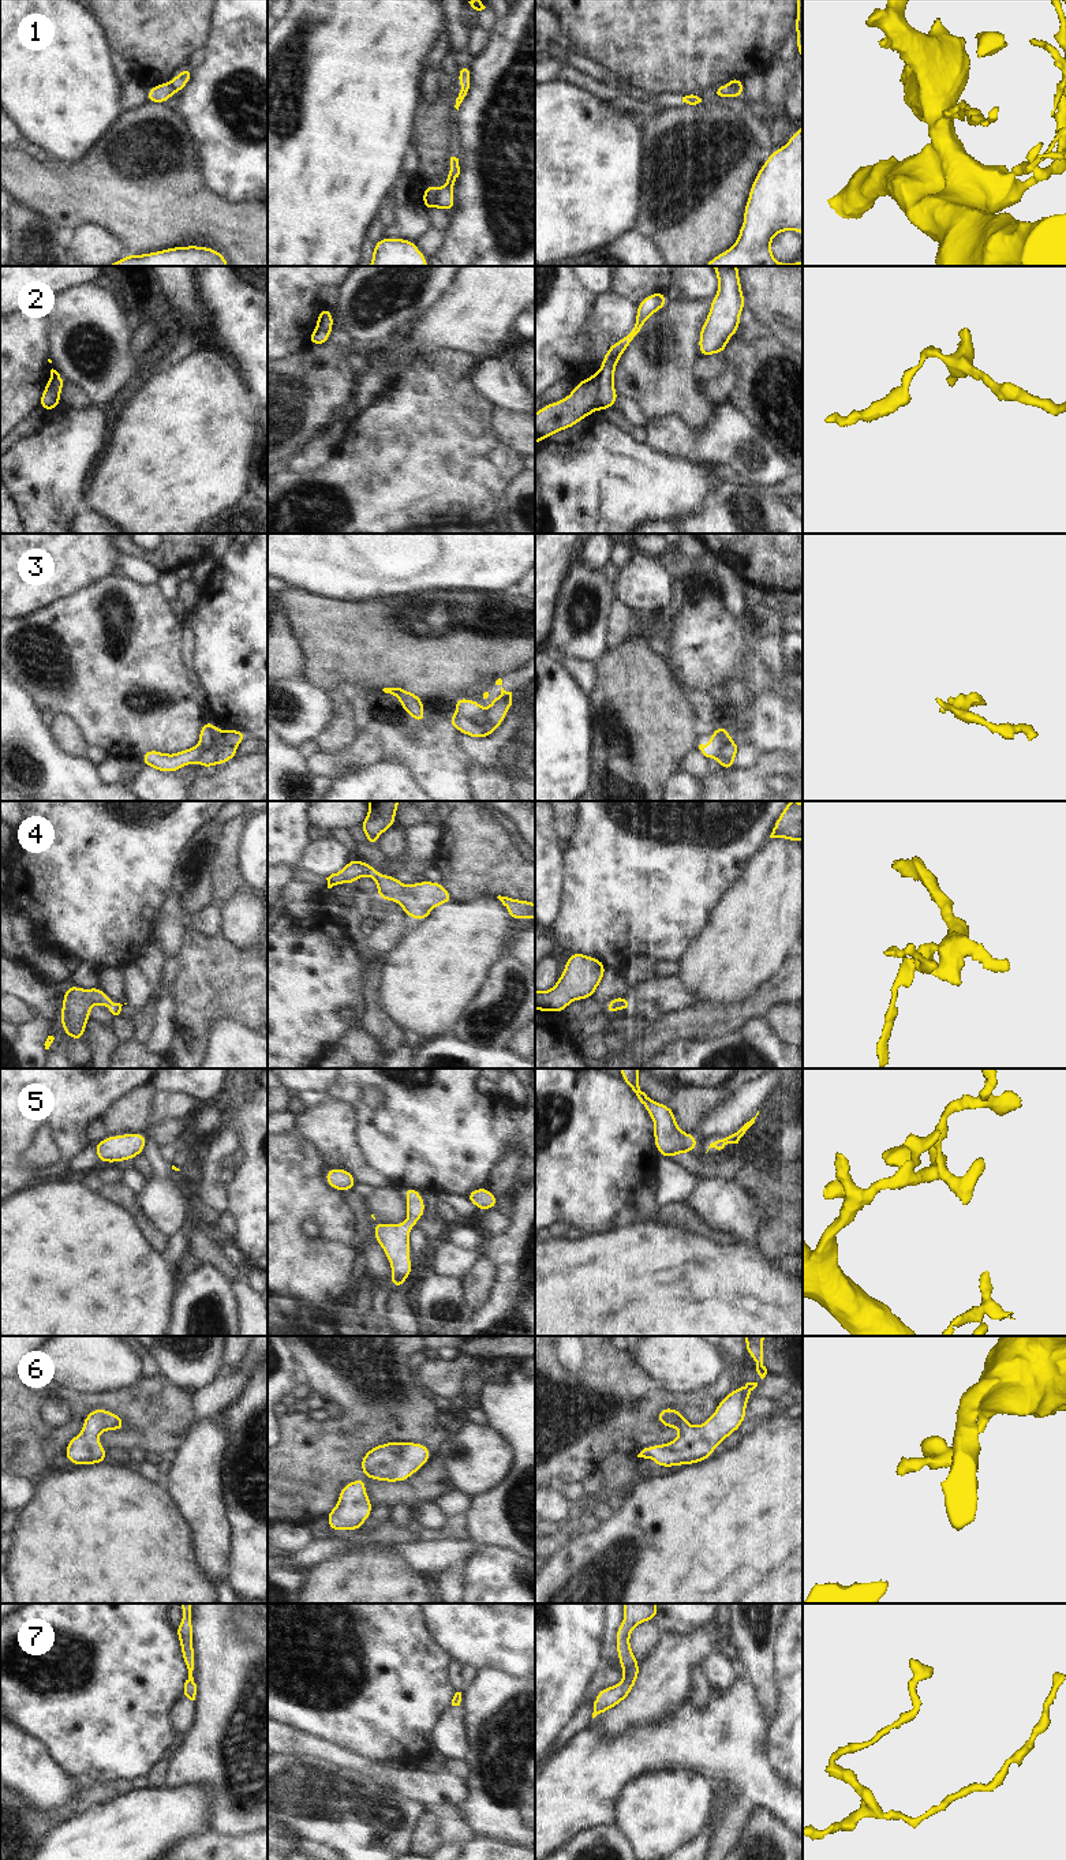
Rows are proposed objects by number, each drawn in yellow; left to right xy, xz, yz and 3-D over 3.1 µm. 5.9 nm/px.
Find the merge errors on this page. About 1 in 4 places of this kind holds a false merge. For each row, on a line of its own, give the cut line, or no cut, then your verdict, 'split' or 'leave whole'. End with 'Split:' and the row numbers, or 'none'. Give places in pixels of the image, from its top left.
1: xz (440, 190), (436, 197), (436, 206) | split
2: yz (595, 374), (598, 408) | split
3: no cut | leave whole
4: no cut | leave whole
5: no cut | leave whole
6: no cut | leave whole
7: no cut | leave whole
Split: 1, 2

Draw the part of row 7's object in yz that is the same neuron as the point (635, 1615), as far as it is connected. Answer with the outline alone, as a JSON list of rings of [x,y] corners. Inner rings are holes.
[[[622,1603],[622,1608],[624,1621],[617,1628],[616,1644],[624,1679],[617,1685],[599,1689],[594,1702],[592,1718],[611,1710],[632,1692],[633,1685],[637,1683],[640,1665],[631,1648],[631,1633],[636,1625],[655,1620],[659,1613],[657,1603]]]

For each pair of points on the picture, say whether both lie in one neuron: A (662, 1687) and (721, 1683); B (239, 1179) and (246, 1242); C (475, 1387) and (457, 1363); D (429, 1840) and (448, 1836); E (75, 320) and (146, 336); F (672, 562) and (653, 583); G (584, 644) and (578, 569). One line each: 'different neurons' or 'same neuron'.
A: different neurons
B: same neuron
C: different neurons
D: different neurons
E: different neurons
F: different neurons
G: same neuron

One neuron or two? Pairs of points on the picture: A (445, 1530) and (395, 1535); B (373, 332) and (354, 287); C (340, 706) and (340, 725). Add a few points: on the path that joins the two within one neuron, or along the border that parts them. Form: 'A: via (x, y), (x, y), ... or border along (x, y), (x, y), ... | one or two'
A: via (433, 1534), (407, 1535) | one
B: via (359, 325), (352, 321), (348, 306), (351, 300) | one
C: via (340, 710), (340, 721) | one

